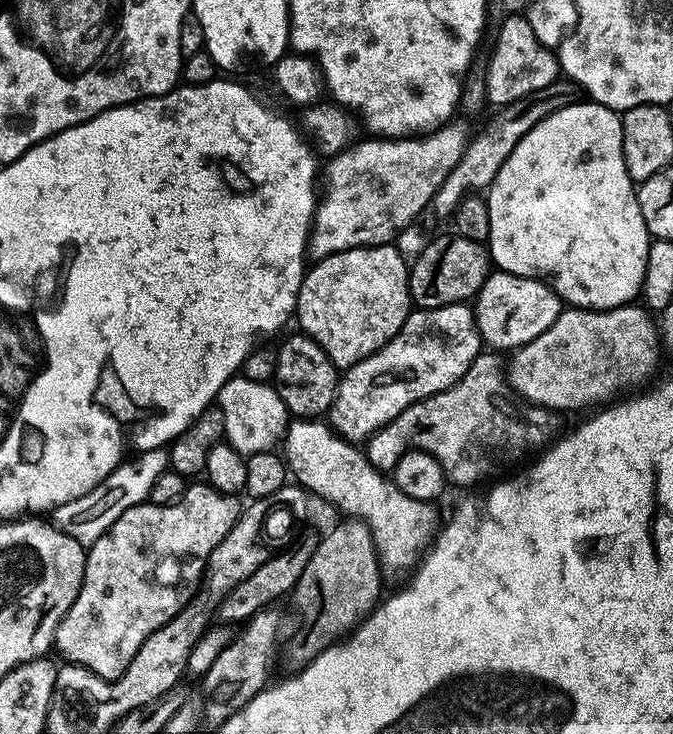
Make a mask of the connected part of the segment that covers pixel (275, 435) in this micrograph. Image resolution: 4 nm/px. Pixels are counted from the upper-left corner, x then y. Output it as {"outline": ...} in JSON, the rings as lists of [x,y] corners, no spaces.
{"outline":[[[242,374],[229,379],[216,399],[222,410],[227,443],[245,458],[254,453],[271,451],[283,437],[290,422],[290,413],[271,383],[253,381]]]}

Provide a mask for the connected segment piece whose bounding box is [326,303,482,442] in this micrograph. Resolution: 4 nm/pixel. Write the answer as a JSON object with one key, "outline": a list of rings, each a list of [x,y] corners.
{"outline":[[[467,303],[409,311],[406,322],[382,350],[370,354],[339,377],[336,397],[326,416],[339,436],[367,441],[414,402],[458,383],[482,351],[476,313]]]}

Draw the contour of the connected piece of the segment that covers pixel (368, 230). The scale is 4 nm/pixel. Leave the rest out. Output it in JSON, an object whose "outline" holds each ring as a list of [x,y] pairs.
{"outline":[[[449,122],[435,128],[433,132],[425,132],[407,138],[373,138],[374,140],[364,140],[361,144],[353,143],[342,152],[335,153],[331,157],[332,162],[328,166],[328,193],[323,193],[321,204],[316,211],[314,217],[313,229],[310,233],[310,256],[313,261],[325,260],[330,254],[338,254],[342,250],[354,250],[355,248],[373,248],[376,244],[392,244],[395,236],[399,232],[404,232],[416,219],[420,216],[420,211],[427,209],[431,205],[432,199],[436,197],[436,191],[442,186],[442,182],[446,182],[446,178],[450,174],[450,170],[454,170],[454,166],[458,166],[458,162],[462,158],[465,150],[468,149],[470,141],[470,133],[464,124],[456,124],[457,122]]]}

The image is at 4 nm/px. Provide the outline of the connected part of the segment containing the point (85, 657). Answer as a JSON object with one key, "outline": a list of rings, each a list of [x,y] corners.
{"outline":[[[200,482],[189,483],[183,496],[173,504],[145,502],[126,510],[126,514],[87,549],[80,593],[56,631],[55,651],[60,651],[67,663],[90,670],[103,680],[116,680],[130,666],[142,642],[189,607],[191,600],[188,599],[205,575],[211,552],[230,533],[242,511],[242,504],[236,501],[239,499],[235,495],[219,492],[207,482],[196,483]]]}

